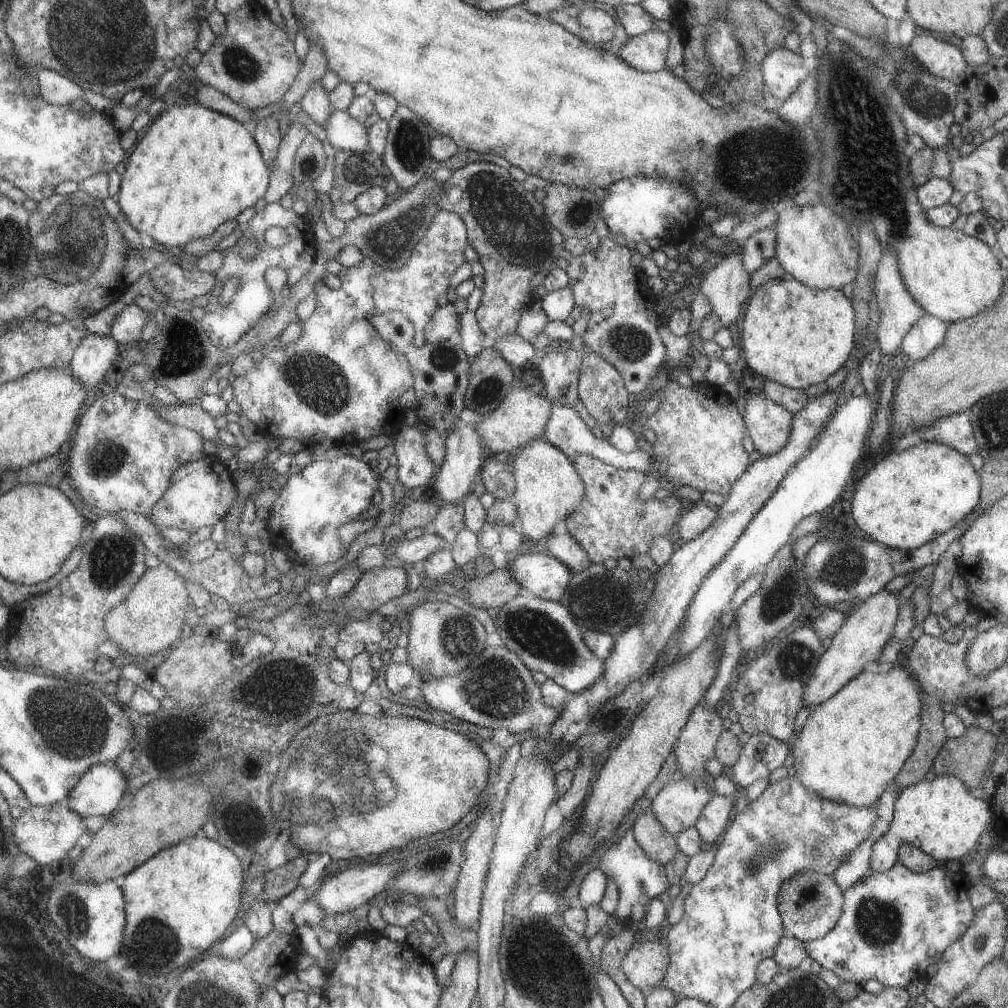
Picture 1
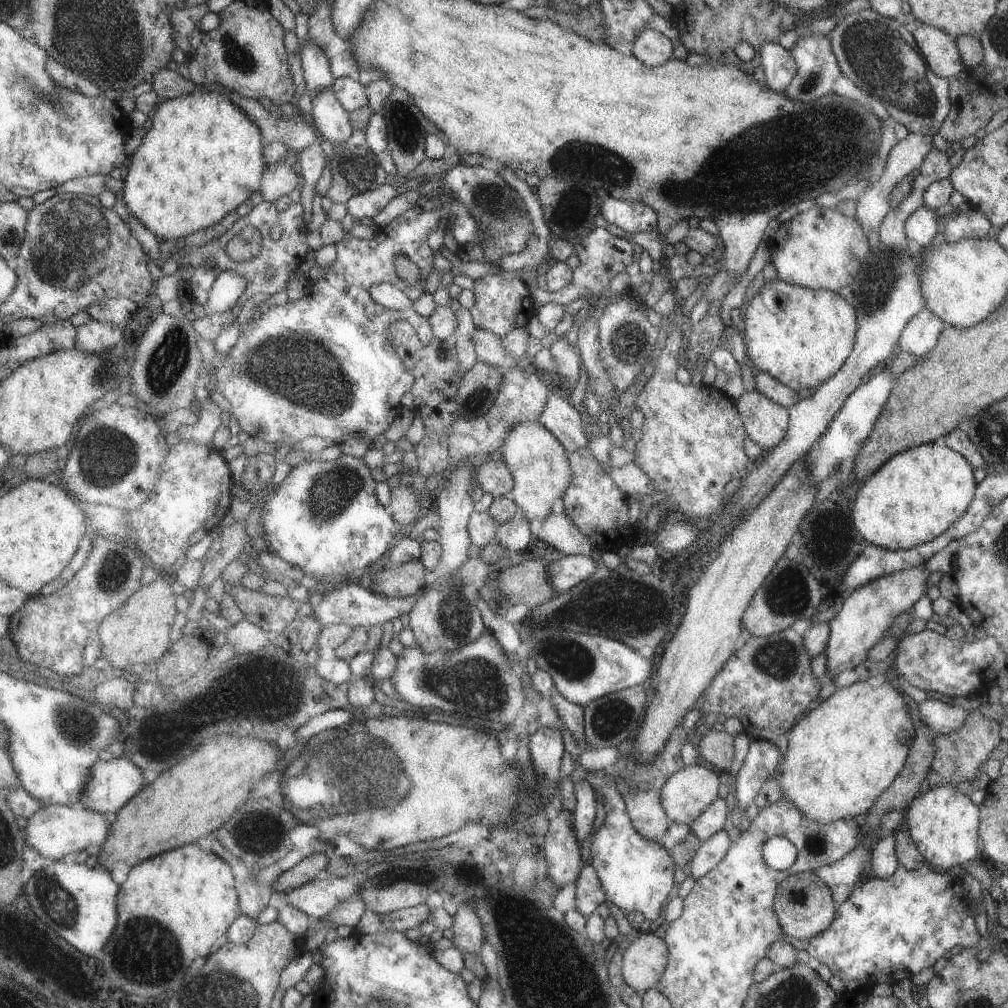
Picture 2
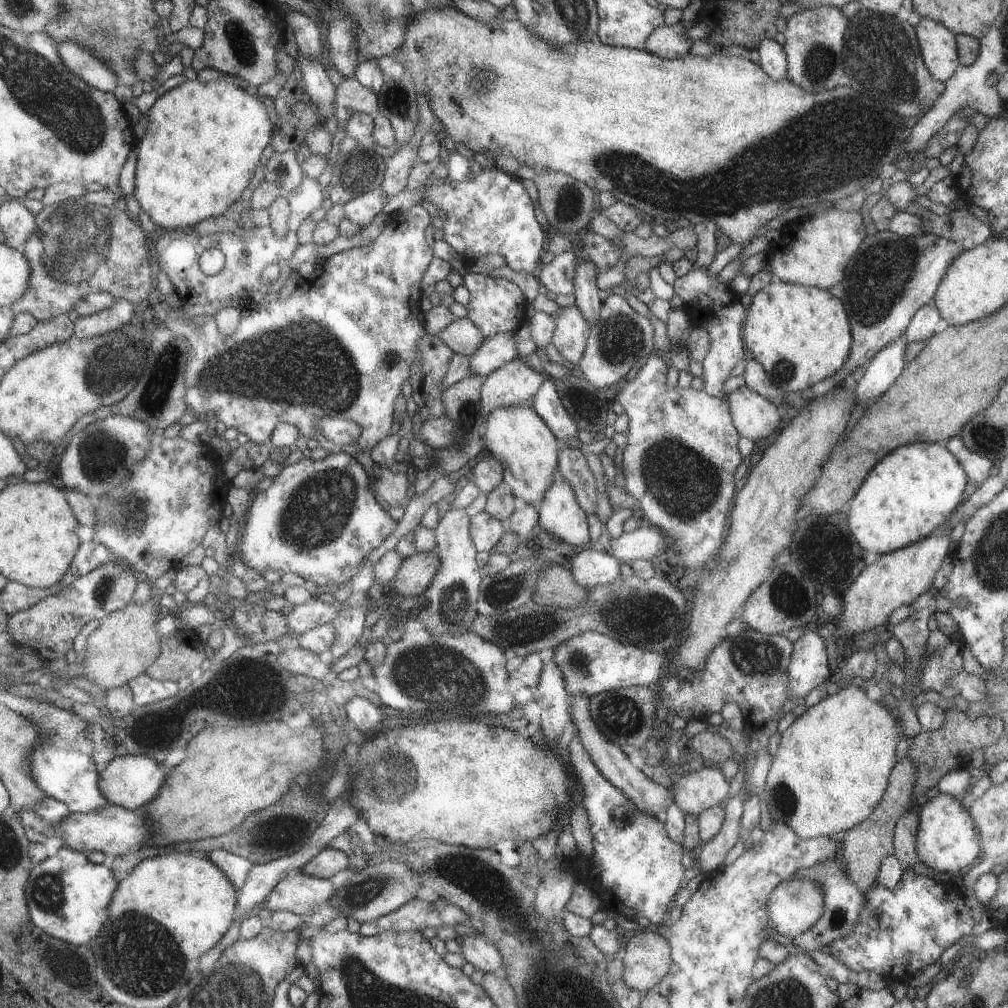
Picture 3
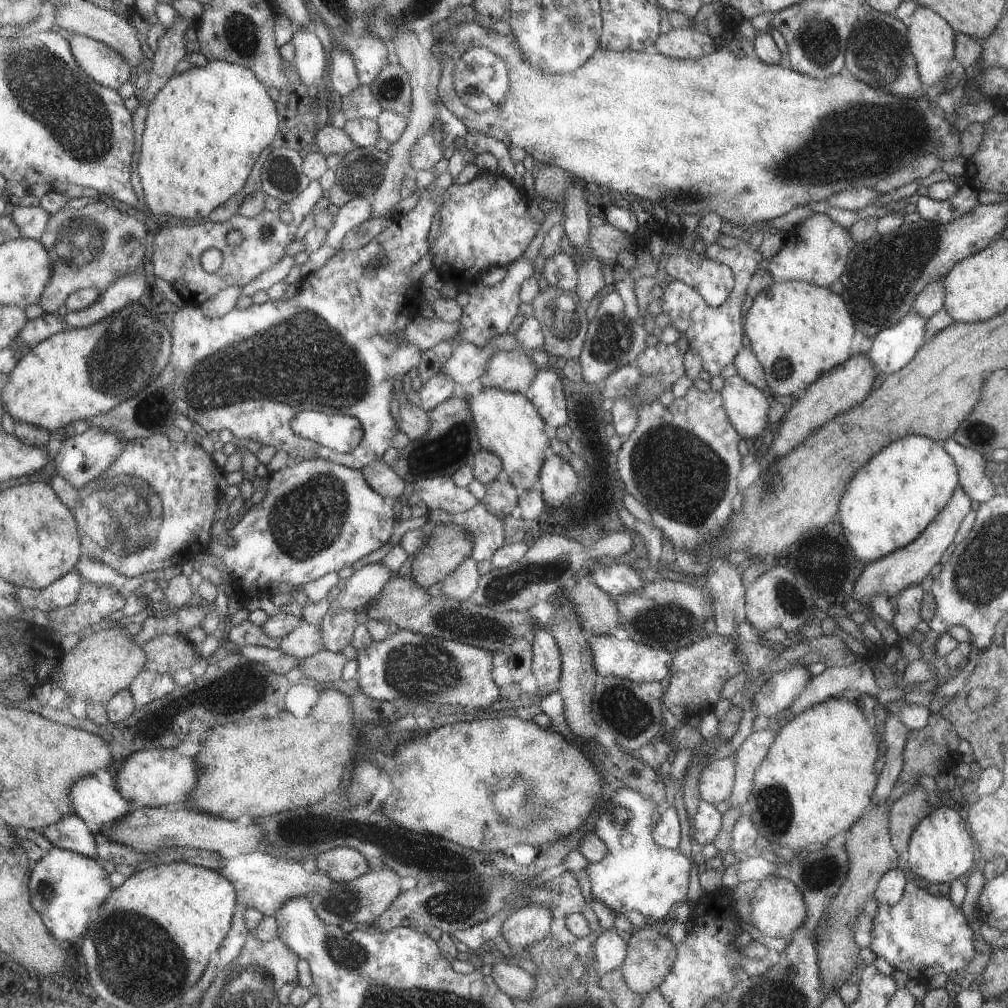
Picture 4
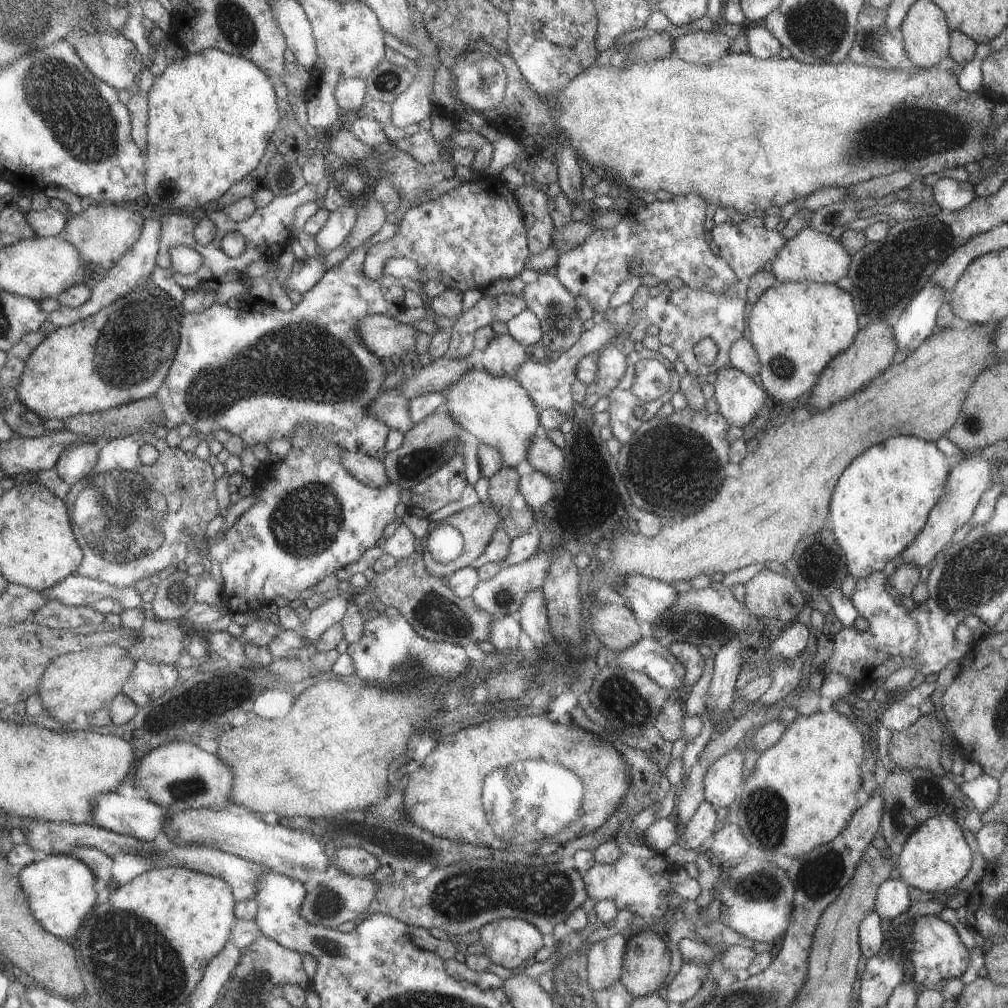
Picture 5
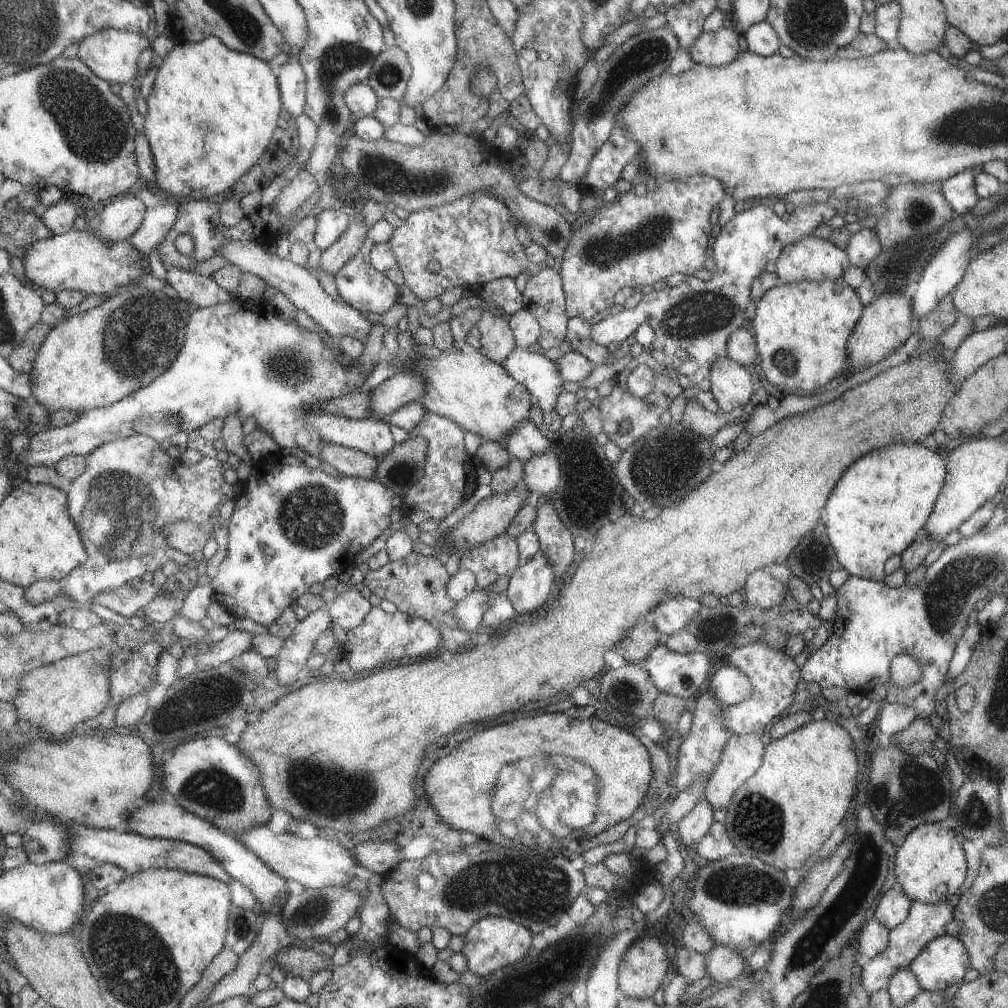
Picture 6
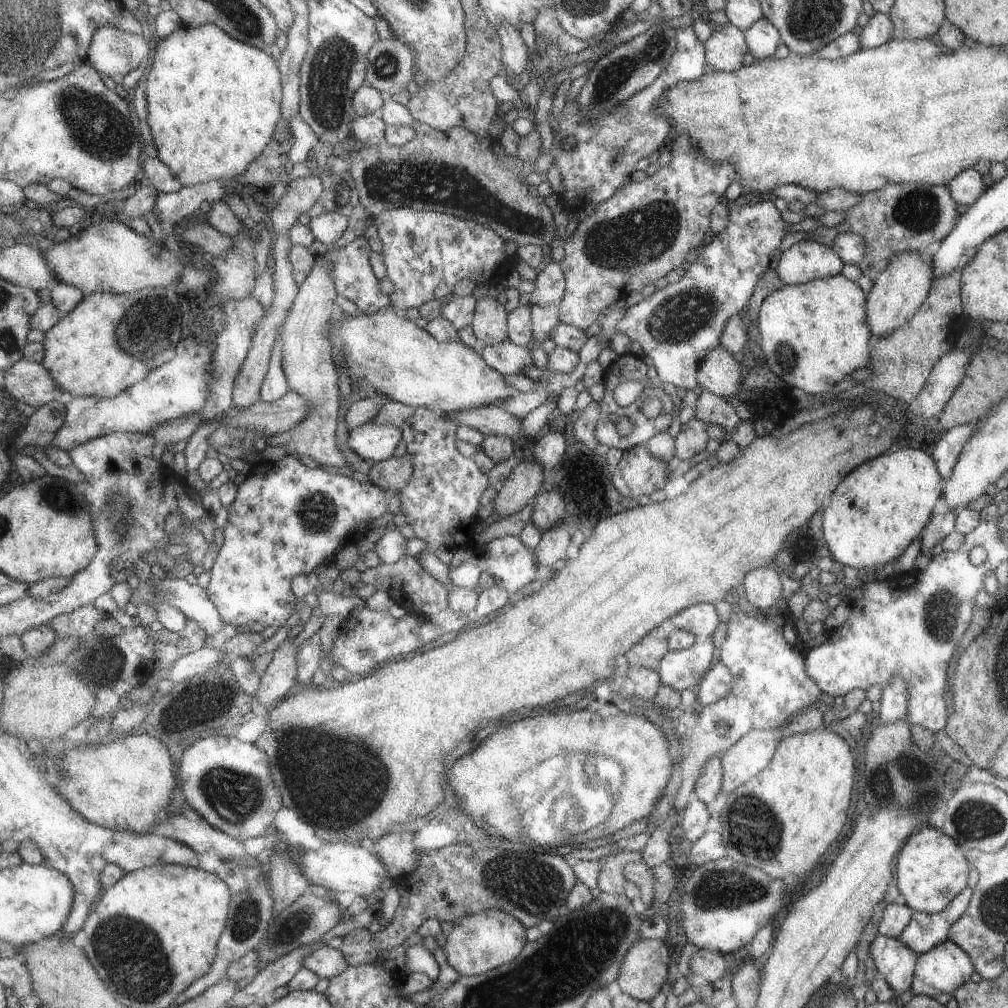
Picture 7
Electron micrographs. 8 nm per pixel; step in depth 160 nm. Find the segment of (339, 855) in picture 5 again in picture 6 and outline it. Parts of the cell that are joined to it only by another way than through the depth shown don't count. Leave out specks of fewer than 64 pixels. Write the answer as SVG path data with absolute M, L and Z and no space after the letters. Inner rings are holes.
M365 841L352 849L359 864L374 874L392 871L404 860L400 846L387 841Z

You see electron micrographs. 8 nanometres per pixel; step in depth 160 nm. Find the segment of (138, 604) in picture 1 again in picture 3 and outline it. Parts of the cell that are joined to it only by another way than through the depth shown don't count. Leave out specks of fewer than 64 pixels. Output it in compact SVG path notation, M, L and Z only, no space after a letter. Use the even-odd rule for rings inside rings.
M157 597L149 599L145 604L129 603L124 609L111 613L100 622L99 626L88 636L87 648L82 662L85 675L89 680L102 686L105 690L129 685L130 682L146 672L162 653L162 638L157 632L157 622L166 615L167 611L157 602Z

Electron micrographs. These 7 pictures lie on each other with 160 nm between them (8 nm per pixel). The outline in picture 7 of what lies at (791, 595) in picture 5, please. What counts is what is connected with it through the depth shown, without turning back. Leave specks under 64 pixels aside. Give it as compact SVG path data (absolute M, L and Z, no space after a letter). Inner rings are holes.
M771 566L750 570L743 580L746 600L758 609L768 609L781 597L777 571Z

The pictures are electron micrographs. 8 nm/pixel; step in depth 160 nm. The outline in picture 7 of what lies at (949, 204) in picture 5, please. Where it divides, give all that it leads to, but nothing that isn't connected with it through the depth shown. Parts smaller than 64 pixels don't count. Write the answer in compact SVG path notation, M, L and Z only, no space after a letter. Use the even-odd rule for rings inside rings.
M969 167L956 174L947 184L951 200L956 205L969 206L973 204L987 190L982 176Z

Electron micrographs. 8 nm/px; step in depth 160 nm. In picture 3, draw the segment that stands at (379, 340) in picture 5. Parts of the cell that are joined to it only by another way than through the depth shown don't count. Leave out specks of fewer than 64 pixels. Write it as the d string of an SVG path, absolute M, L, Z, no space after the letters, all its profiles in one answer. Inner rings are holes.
M468 316L462 319L456 318L445 331L437 336L456 353L468 356L479 350L488 339Z

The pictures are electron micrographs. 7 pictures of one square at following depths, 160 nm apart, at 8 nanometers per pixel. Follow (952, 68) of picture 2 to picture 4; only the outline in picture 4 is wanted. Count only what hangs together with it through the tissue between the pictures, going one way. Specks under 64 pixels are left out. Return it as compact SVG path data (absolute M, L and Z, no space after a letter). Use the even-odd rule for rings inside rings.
M916 6L915 12L906 25L905 38L910 53L914 58L917 74L920 81L927 87L937 84L949 71L951 60L954 58L954 30L932 10Z

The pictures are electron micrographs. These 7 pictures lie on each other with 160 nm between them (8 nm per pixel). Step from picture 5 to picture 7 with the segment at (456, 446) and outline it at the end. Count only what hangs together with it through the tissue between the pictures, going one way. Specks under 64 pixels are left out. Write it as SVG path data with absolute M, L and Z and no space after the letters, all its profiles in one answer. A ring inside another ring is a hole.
M409 454L402 457L392 456L377 461L367 472L369 480L374 485L380 486L383 490L398 493L412 480L415 474L415 464Z

